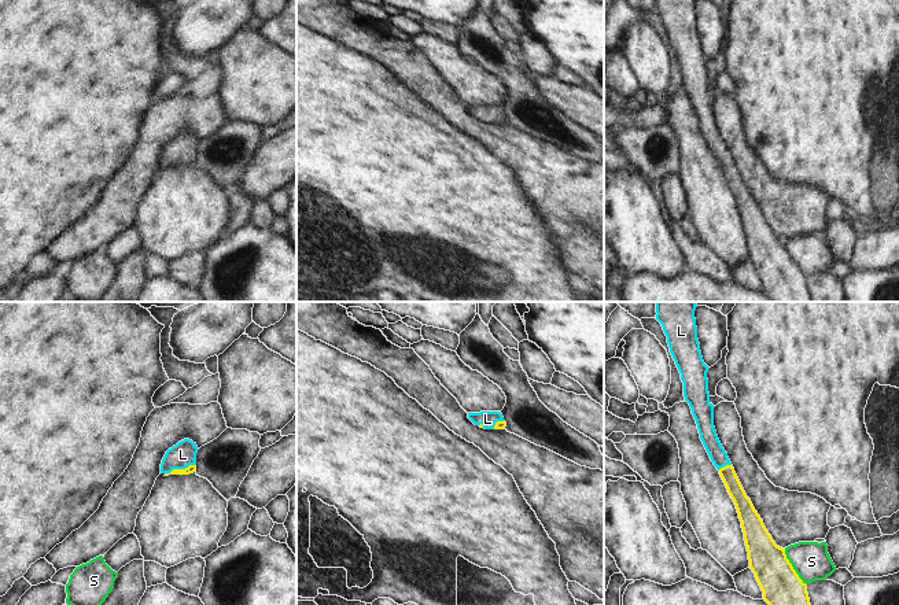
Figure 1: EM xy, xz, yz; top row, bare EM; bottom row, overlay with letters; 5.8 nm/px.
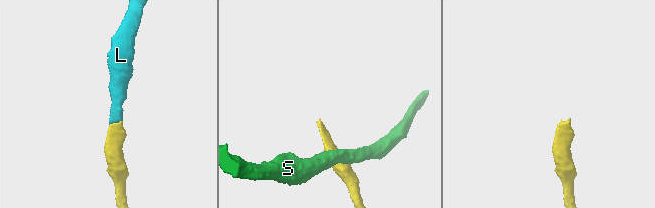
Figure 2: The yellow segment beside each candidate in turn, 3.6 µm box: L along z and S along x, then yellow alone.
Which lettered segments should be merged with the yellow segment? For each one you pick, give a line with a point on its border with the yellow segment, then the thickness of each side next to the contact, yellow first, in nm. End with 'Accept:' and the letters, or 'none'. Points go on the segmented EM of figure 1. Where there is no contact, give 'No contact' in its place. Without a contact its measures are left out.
L: Touches yellow at xy (181, 469). Thickness 50 nm (yellow) against 150 nm
Accept: L.

